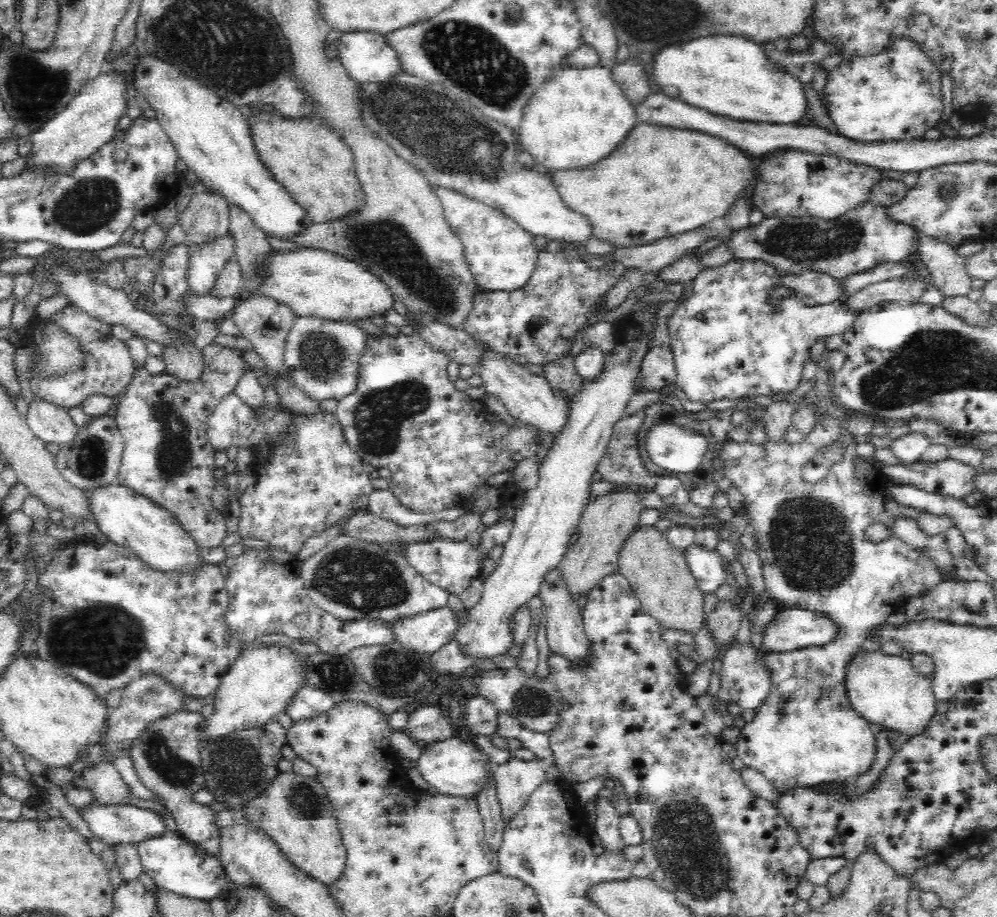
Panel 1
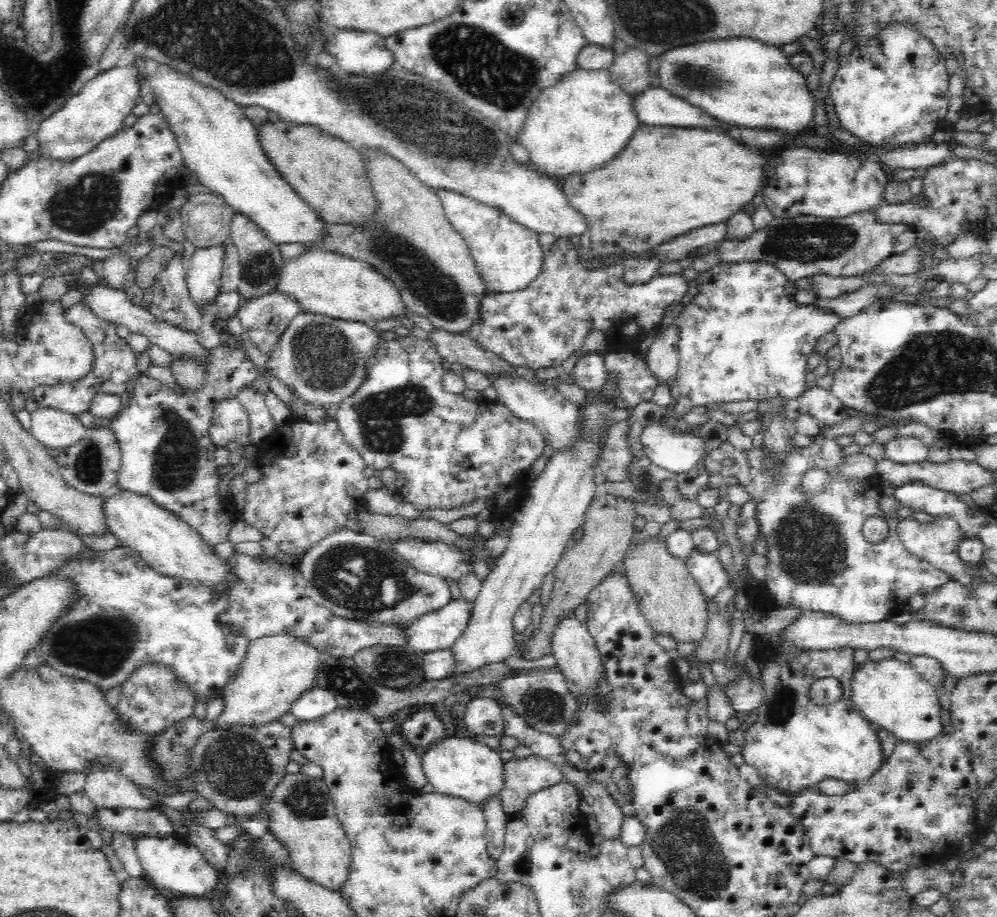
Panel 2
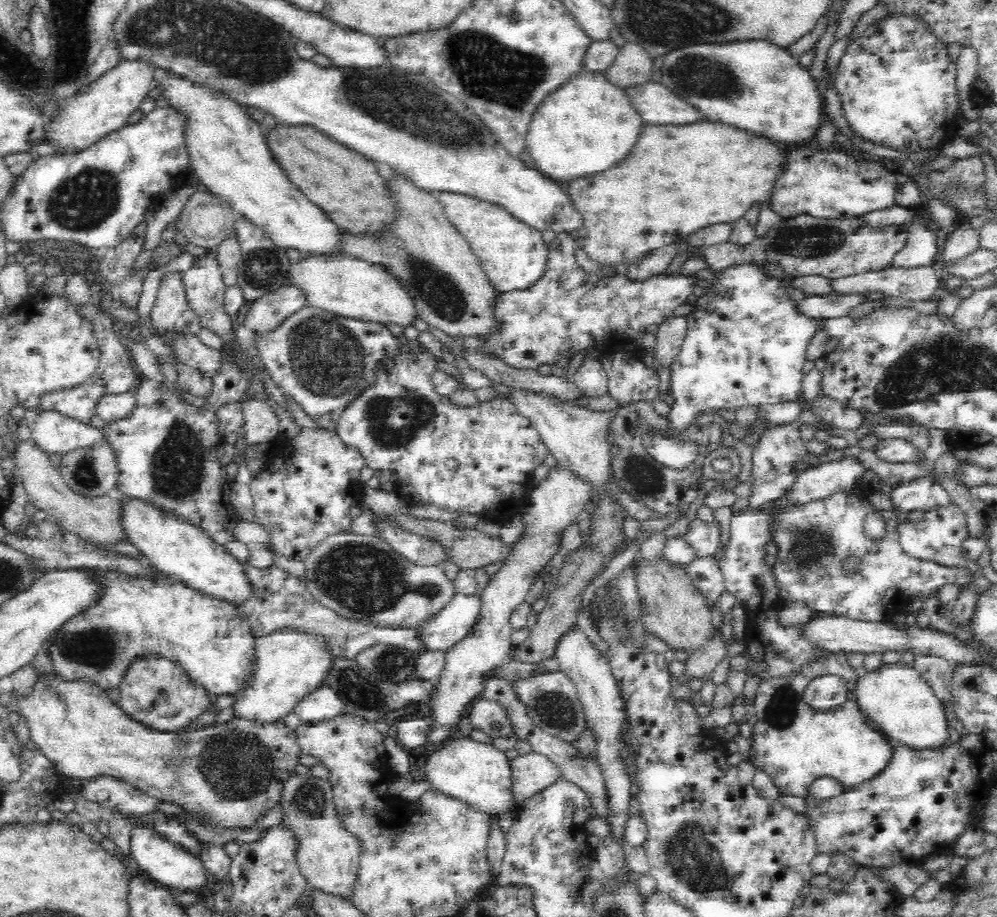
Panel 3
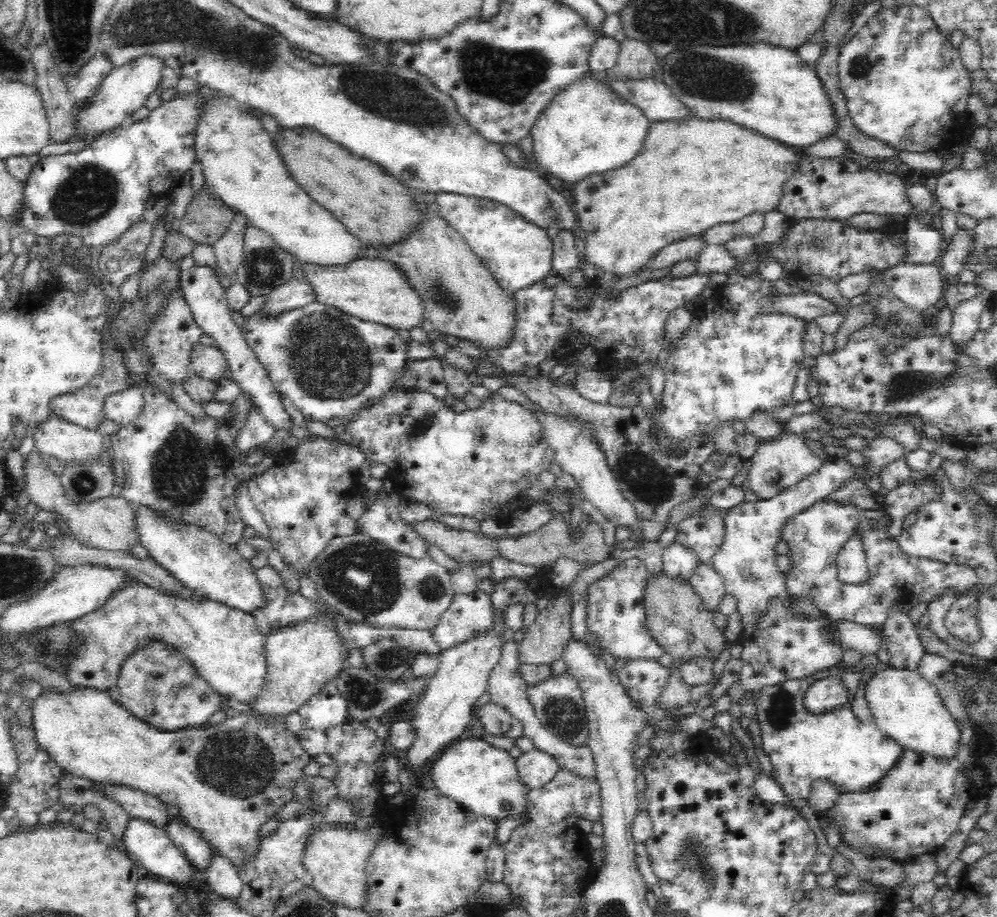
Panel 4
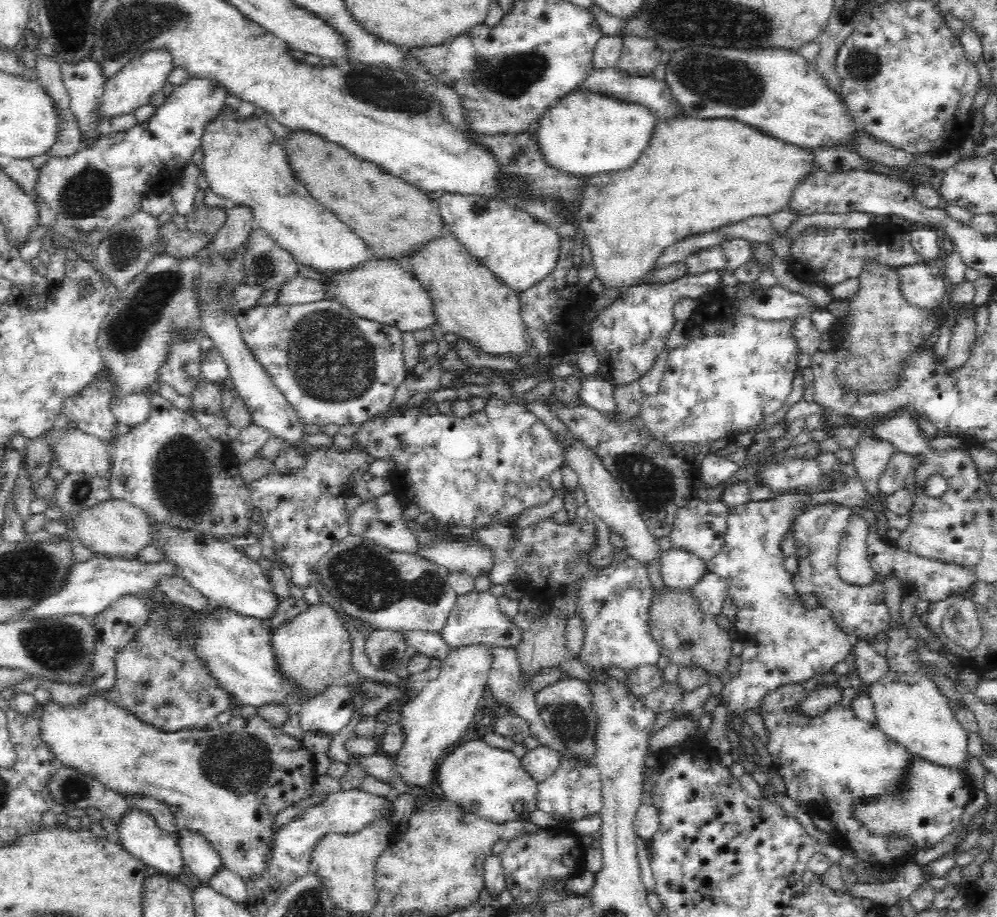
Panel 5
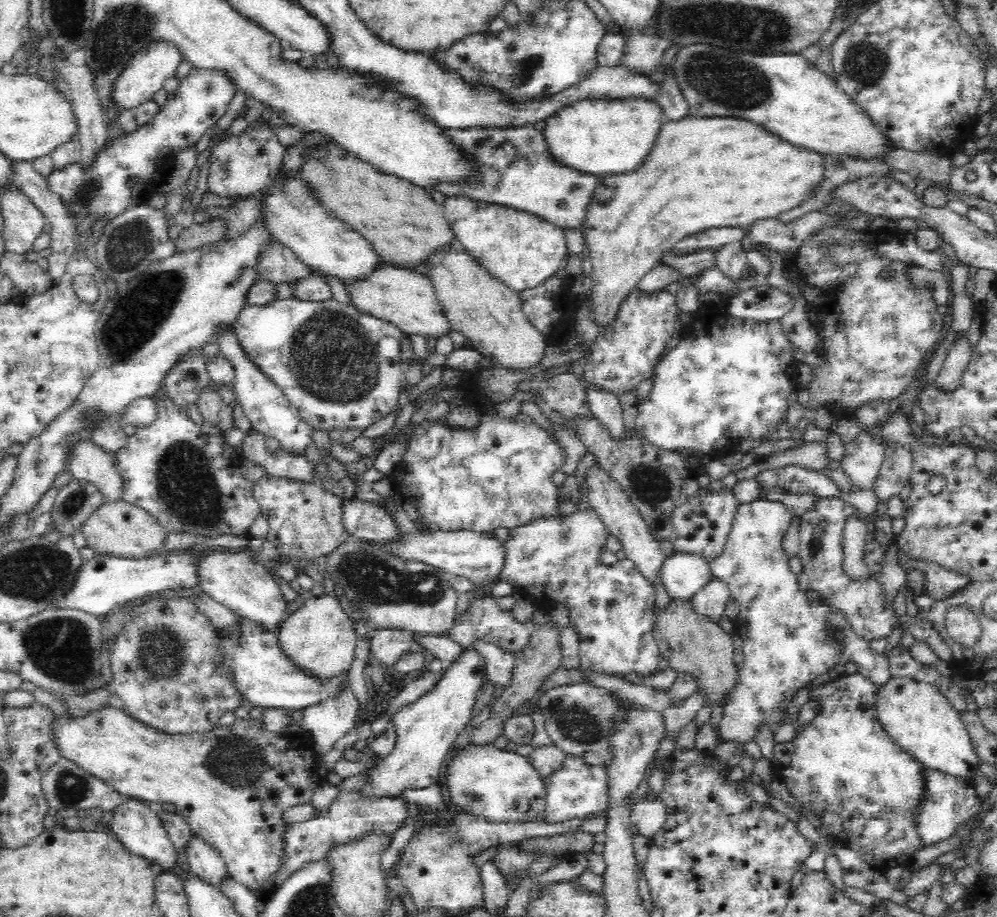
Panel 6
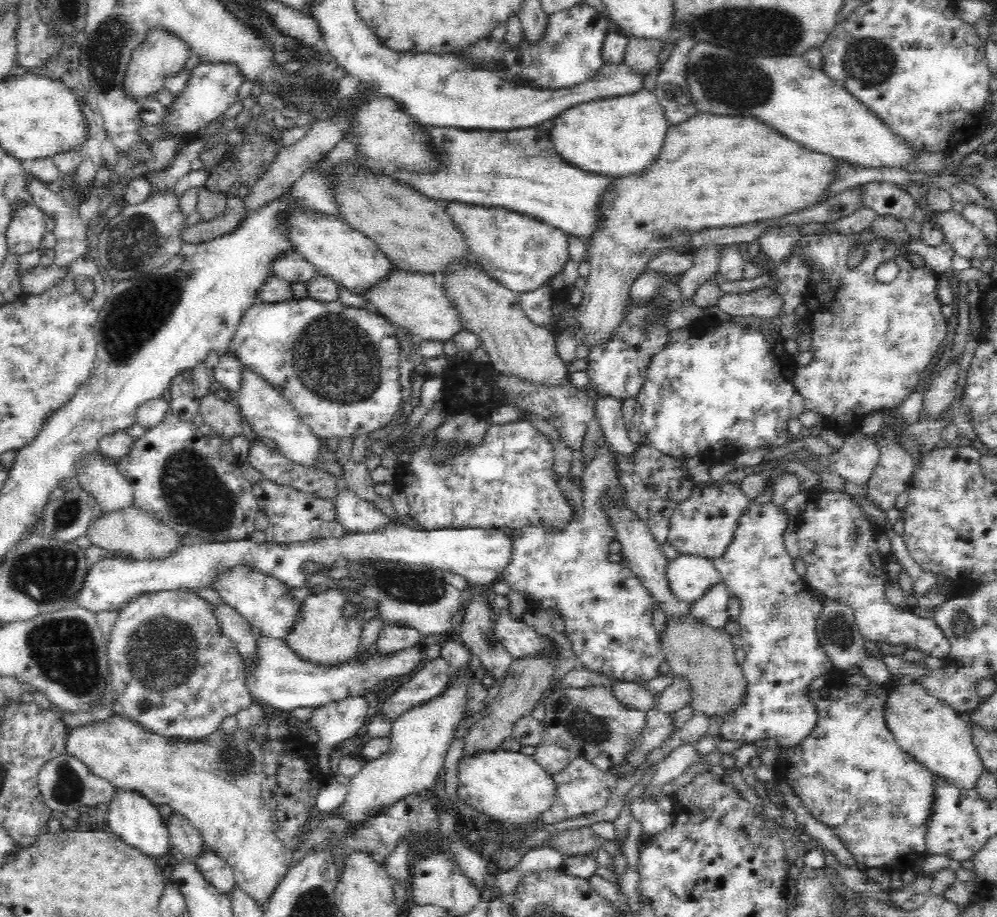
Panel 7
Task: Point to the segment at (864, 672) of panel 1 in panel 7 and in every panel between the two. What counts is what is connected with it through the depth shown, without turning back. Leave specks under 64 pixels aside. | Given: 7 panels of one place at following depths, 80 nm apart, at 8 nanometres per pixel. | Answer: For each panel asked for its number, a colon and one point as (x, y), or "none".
2: (889, 694)
3: (894, 696)
4: (906, 707)
5: (909, 709)
6: (917, 716)
7: (939, 738)

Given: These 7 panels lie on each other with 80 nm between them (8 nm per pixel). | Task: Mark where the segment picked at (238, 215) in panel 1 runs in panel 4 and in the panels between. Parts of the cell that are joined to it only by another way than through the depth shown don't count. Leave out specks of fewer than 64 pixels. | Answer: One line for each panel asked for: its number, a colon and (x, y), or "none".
2: (260, 260)
3: (264, 267)
4: (265, 266)

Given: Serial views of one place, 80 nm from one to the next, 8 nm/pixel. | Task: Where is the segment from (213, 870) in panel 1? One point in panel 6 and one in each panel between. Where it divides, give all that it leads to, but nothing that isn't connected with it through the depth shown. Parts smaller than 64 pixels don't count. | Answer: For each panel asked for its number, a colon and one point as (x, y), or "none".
2: (178, 866)
3: (156, 857)
4: (152, 846)
5: (137, 831)
6: (137, 825)

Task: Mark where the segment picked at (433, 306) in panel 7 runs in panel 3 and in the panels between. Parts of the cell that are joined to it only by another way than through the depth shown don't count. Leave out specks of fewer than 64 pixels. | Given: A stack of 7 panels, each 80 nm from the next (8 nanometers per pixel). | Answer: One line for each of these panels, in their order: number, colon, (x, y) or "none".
3: (353, 288)
4: (375, 290)
5: (381, 290)
6: (407, 299)

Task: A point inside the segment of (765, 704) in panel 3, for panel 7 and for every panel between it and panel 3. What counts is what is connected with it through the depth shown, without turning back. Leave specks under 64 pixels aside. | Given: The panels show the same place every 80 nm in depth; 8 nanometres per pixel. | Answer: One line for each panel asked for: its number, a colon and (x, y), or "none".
4: (836, 747)
5: (837, 761)
6: (844, 768)
7: (851, 774)

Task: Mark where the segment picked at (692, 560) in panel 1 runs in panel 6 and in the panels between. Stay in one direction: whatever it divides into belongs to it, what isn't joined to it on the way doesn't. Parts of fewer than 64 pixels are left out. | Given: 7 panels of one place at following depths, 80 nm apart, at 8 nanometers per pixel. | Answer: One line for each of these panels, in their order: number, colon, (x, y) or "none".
2: (706, 569)
3: (706, 576)
4: (707, 583)
5: (711, 593)
6: (710, 602)

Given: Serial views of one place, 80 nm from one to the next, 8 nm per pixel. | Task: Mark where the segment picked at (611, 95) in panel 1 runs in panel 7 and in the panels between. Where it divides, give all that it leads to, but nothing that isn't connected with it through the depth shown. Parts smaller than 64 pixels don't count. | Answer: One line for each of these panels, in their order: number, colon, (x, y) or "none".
2: (586, 120)
3: (588, 125)
4: (586, 130)
5: (584, 134)
6: (598, 137)
7: (619, 137)

